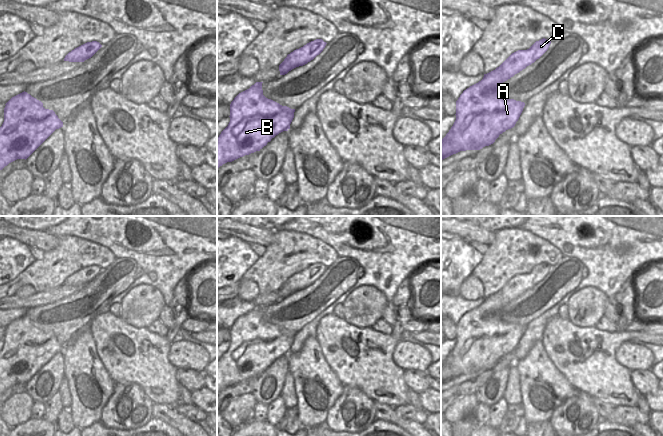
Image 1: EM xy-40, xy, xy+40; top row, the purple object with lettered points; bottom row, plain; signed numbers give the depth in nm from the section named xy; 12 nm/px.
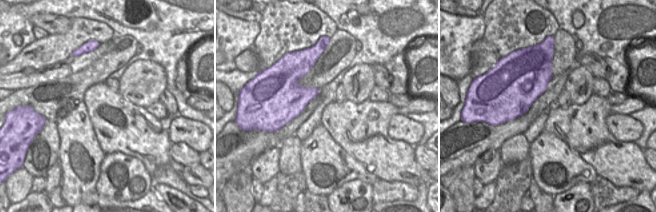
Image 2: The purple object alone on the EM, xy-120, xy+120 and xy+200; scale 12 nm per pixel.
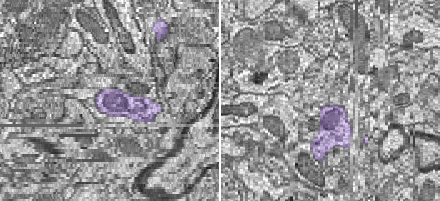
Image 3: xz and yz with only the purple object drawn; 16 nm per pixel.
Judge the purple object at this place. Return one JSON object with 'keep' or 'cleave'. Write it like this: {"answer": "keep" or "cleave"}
{"answer": "keep"}

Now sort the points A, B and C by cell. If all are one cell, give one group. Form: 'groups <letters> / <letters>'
groups A B C

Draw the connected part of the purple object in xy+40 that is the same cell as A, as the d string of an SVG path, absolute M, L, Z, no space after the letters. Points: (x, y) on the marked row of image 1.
M543 38L536 41L527 50L518 50L512 53L495 70L484 74L481 81L463 91L456 101L456 120L441 140L441 160L460 151L480 150L489 146L495 142L500 134L515 126L525 103L503 97L500 94L500 86L539 59L548 50L550 44L551 41Z

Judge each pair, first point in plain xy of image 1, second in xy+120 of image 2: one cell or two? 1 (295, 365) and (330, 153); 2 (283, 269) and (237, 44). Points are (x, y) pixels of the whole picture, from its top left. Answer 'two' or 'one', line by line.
1: one
2: two

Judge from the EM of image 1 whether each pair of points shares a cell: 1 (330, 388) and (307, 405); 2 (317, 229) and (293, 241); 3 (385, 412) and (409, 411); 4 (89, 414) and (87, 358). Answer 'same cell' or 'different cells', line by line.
1: same cell
2: different cells
3: different cells
4: same cell

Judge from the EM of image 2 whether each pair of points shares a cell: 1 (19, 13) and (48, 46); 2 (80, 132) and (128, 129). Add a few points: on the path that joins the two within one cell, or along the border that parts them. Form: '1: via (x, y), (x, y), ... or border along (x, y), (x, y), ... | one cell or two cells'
1: border along (36, 39), (27, 44), (17, 54) | two cells
2: border along (85, 109), (97, 142), (104, 152) | two cells

